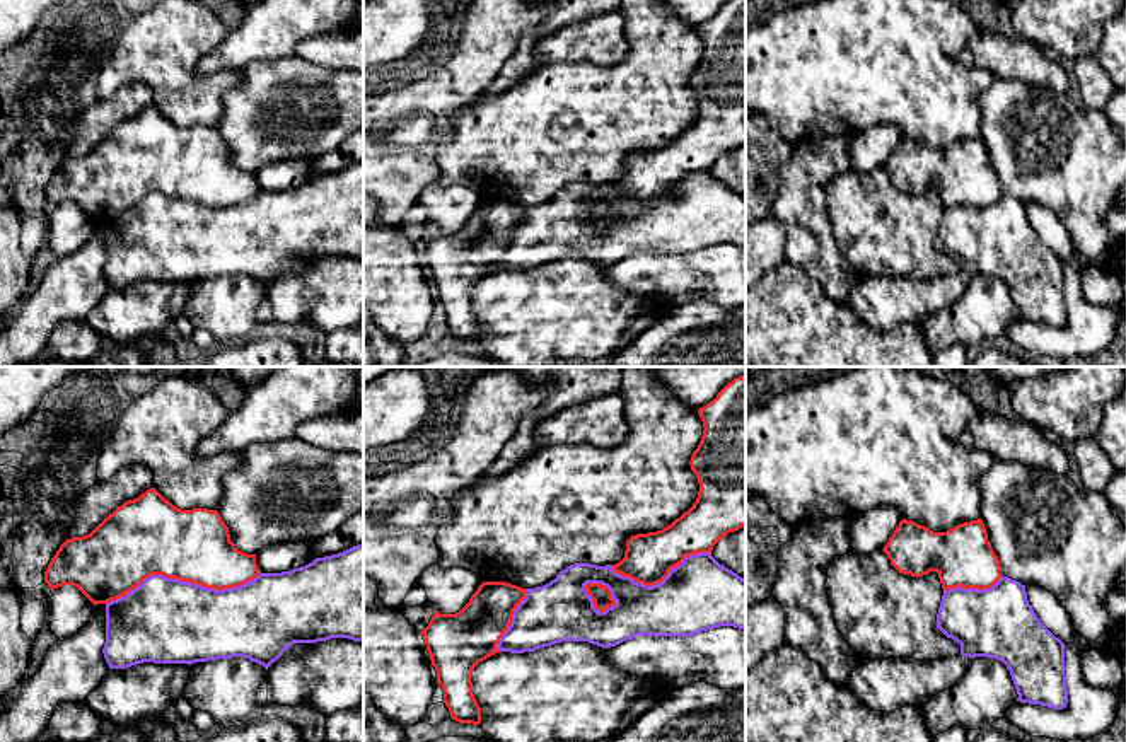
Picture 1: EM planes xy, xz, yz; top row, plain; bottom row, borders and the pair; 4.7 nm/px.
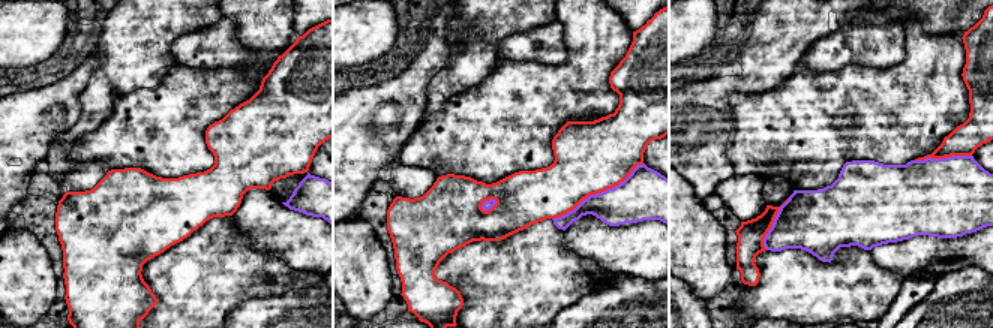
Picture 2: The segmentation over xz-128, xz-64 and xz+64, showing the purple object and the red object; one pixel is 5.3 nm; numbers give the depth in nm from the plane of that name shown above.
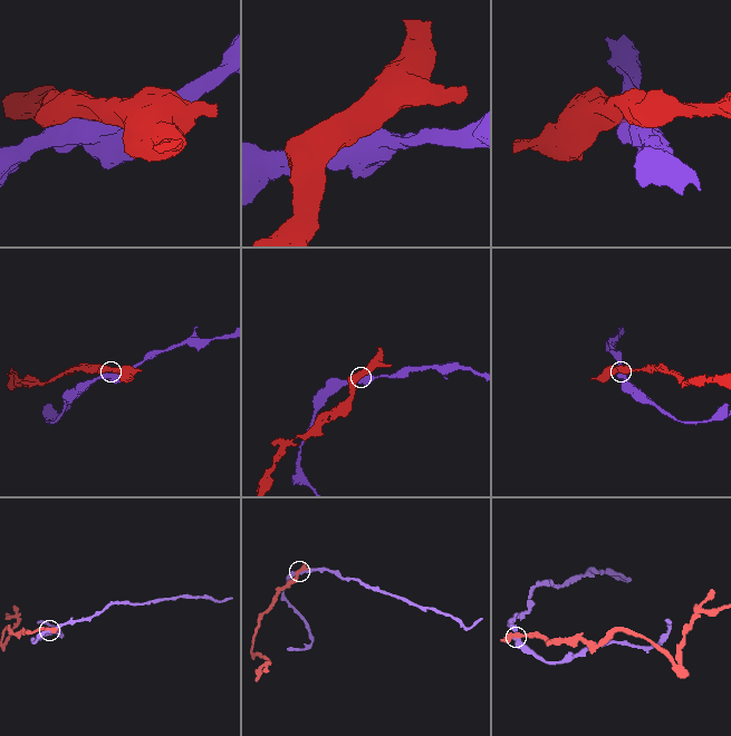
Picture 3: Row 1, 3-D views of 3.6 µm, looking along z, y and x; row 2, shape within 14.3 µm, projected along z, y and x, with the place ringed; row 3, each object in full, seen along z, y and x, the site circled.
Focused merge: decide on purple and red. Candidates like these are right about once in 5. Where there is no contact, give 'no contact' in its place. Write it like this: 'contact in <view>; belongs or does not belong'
contact in xy; does not belong

